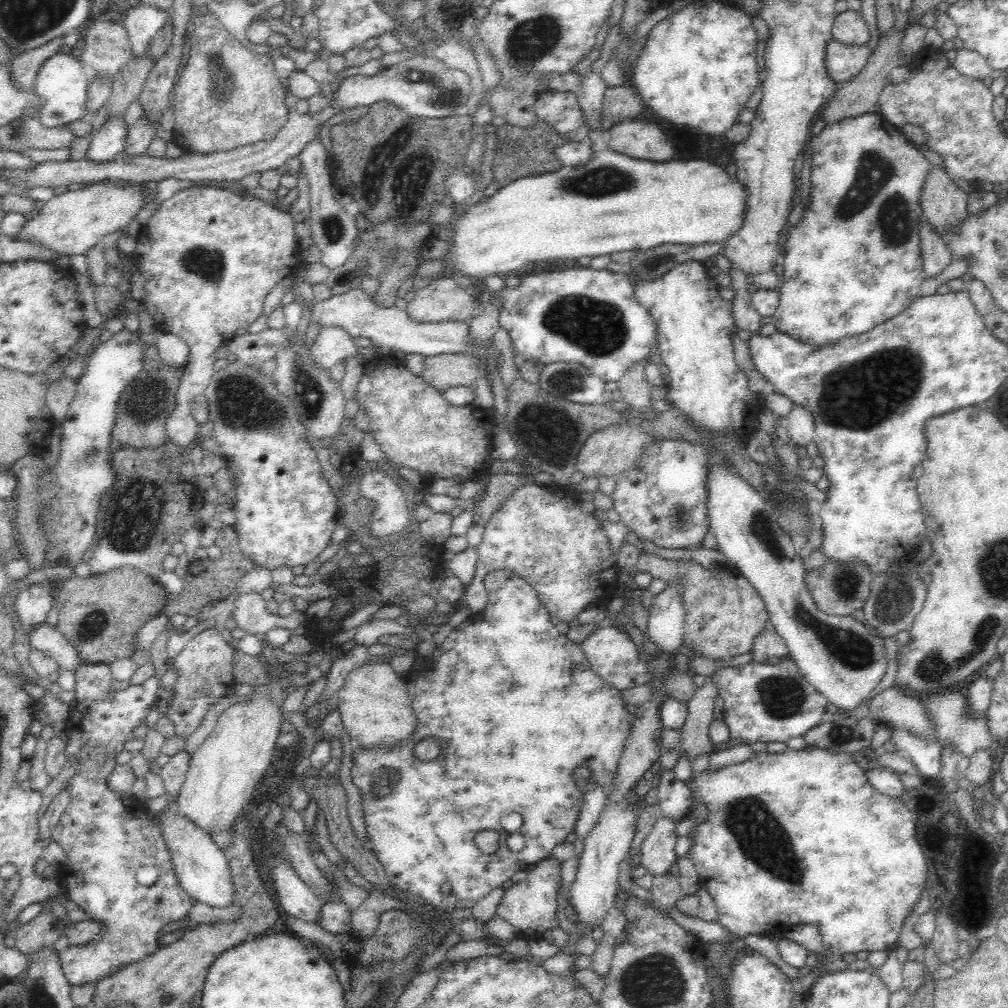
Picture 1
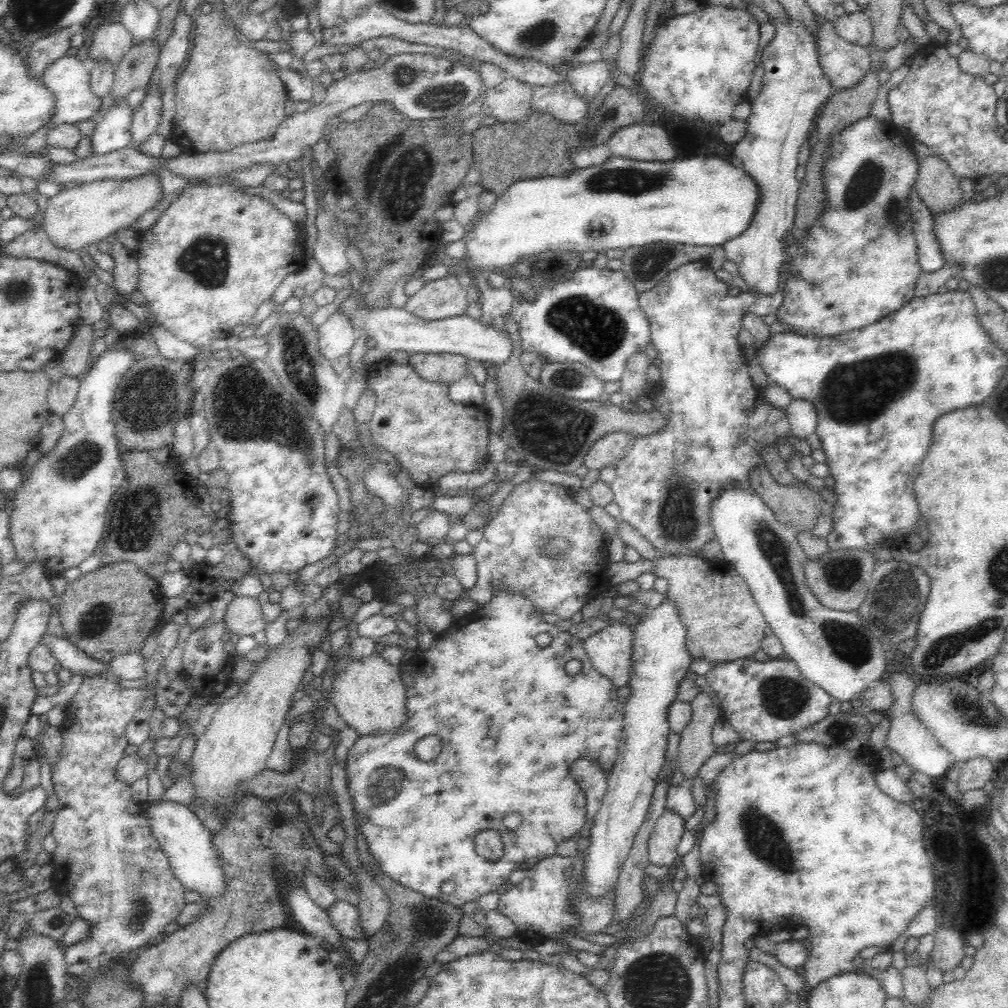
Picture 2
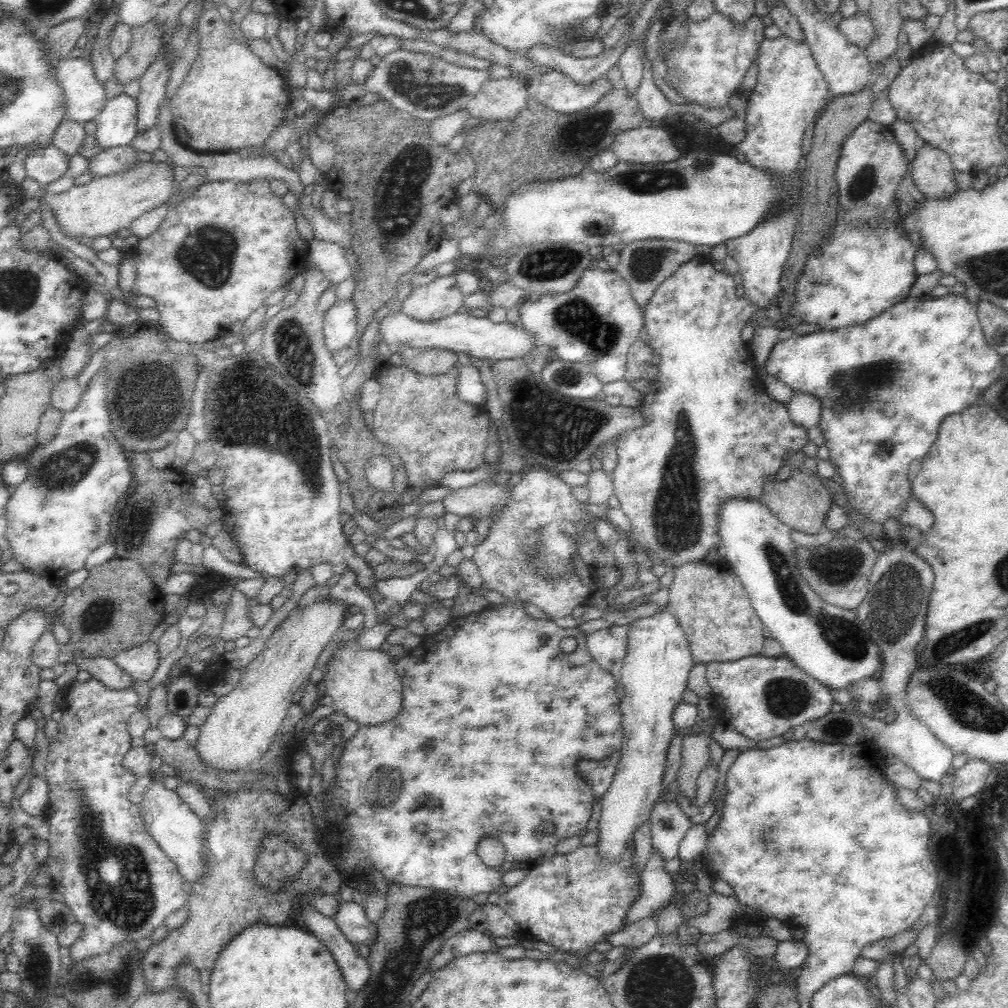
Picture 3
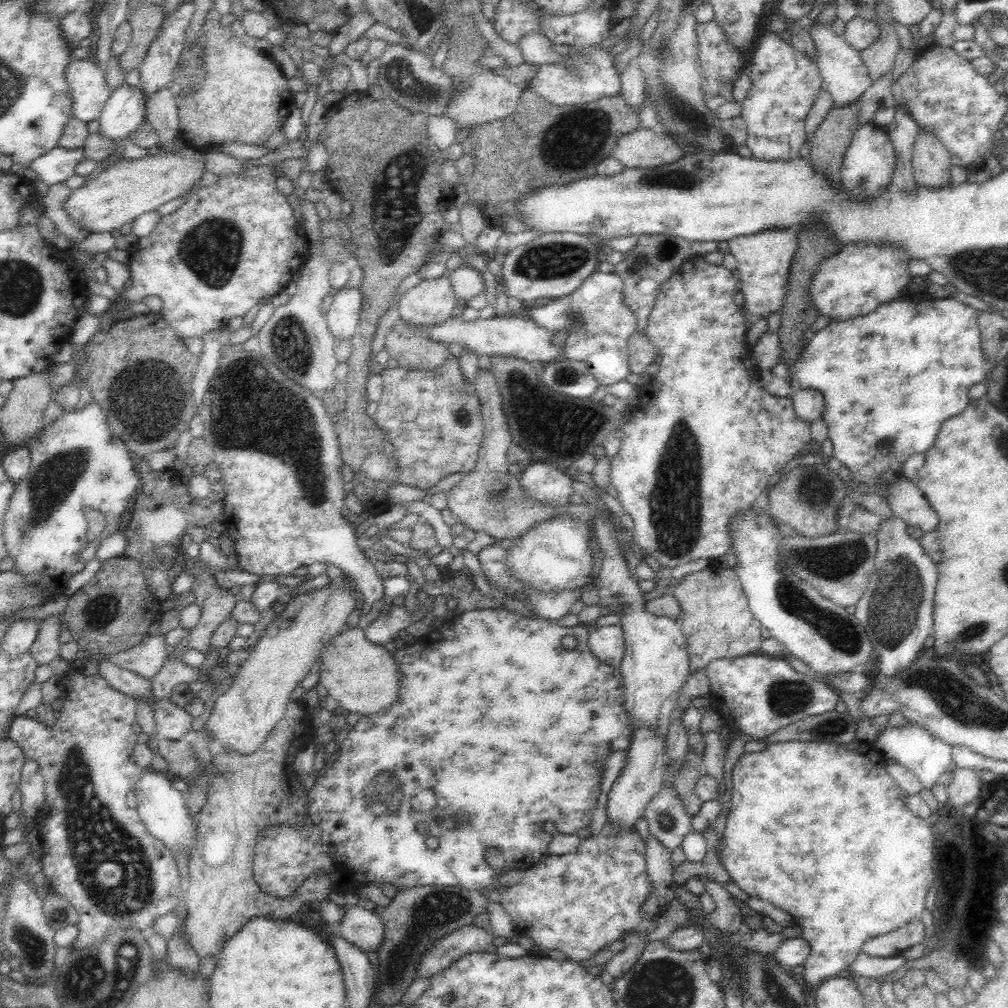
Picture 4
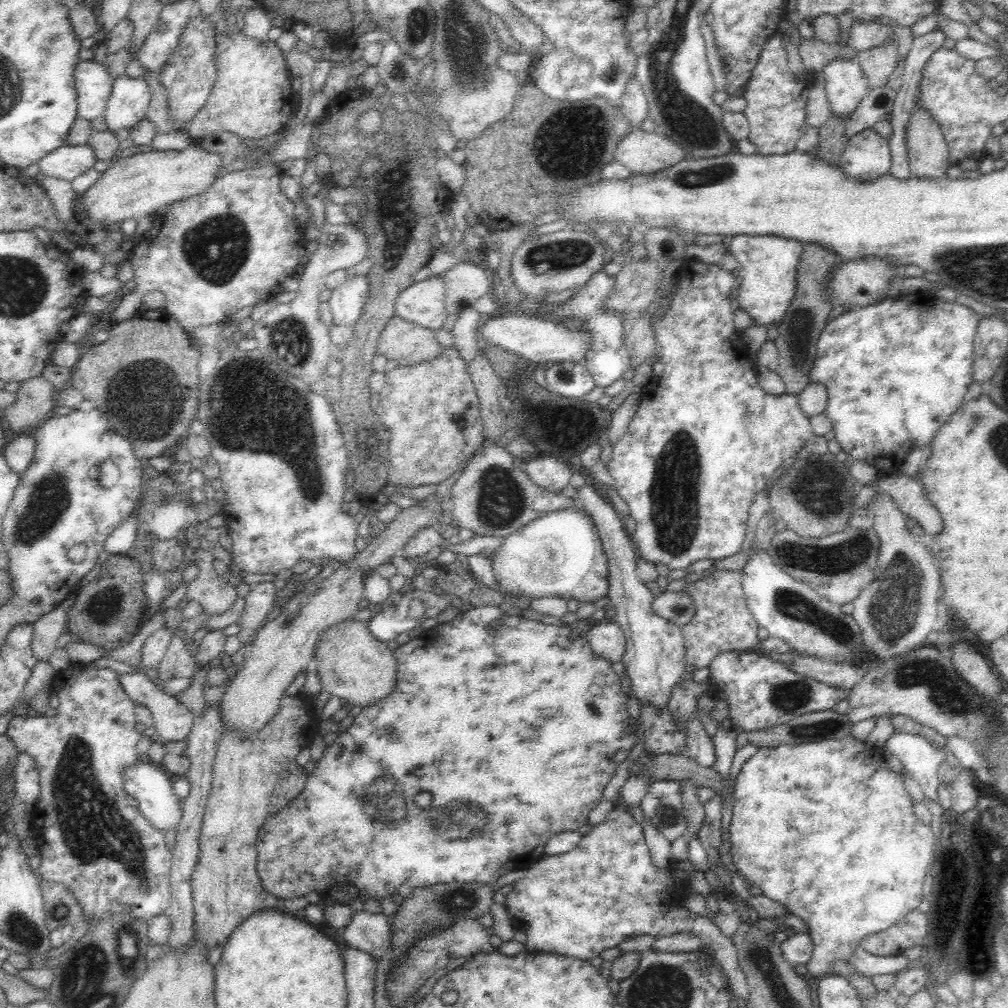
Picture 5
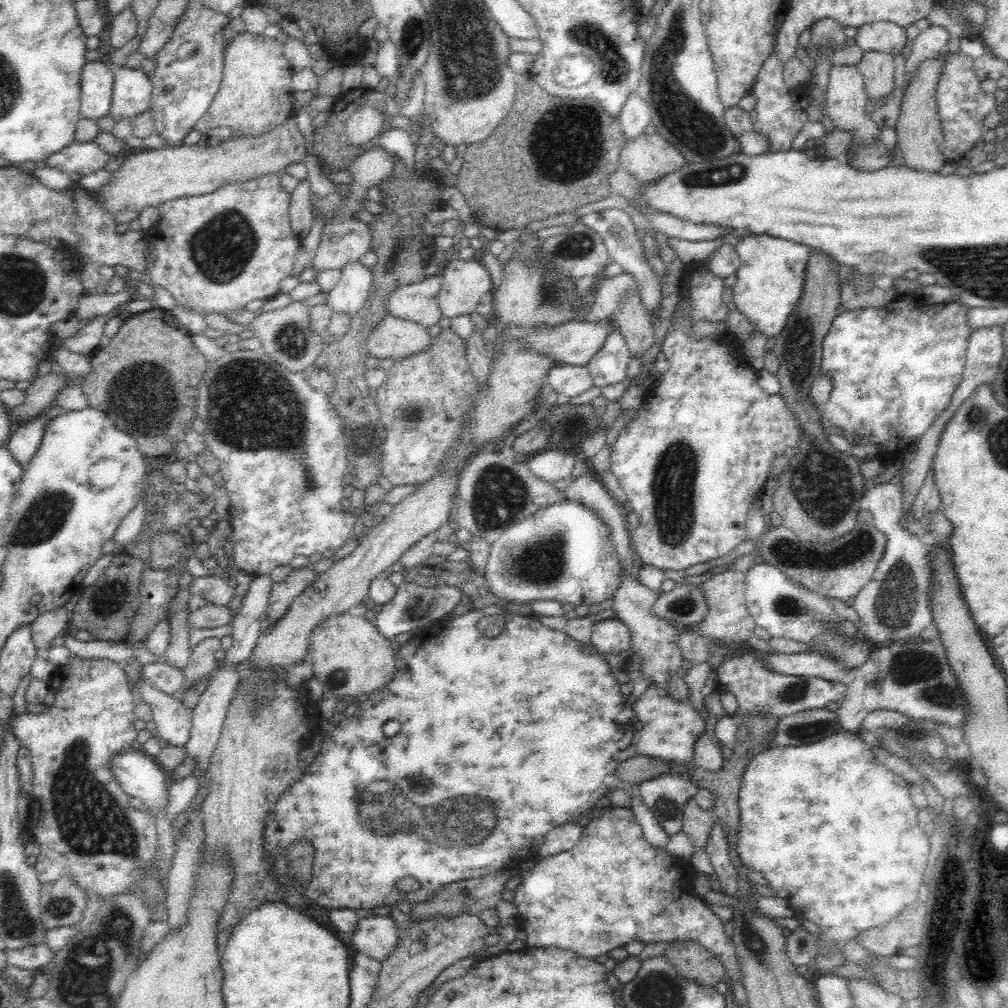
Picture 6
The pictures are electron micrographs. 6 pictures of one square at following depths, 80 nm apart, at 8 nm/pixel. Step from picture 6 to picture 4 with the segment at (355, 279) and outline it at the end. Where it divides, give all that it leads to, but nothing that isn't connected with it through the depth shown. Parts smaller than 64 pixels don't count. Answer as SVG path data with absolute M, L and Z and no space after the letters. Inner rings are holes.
M358 287L348 290L340 288L333 294L332 304L324 315L334 340L352 338L359 322L360 304L362 293Z

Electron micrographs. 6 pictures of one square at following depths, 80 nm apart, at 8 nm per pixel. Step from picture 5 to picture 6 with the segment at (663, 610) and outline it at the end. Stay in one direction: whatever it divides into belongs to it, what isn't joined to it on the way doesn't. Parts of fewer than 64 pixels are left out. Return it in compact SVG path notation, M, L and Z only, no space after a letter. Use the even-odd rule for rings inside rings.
M692 584L676 585L669 592L657 596L653 612L683 628L700 622L708 612L708 605L700 587Z

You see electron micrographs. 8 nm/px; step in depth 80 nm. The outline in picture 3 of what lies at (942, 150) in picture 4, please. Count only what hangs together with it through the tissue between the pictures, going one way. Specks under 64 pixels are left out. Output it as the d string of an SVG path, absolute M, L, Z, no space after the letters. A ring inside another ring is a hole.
M921 143L912 164L912 180L926 199L941 201L959 190L950 158L940 148Z

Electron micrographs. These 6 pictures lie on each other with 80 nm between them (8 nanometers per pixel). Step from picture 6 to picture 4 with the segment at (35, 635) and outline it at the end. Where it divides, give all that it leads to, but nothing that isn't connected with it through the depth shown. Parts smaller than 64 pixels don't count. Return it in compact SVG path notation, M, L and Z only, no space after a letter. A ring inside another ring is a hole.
M61 614L39 621L38 637L31 648L31 655L39 665L49 665L62 651L59 642L62 626Z

